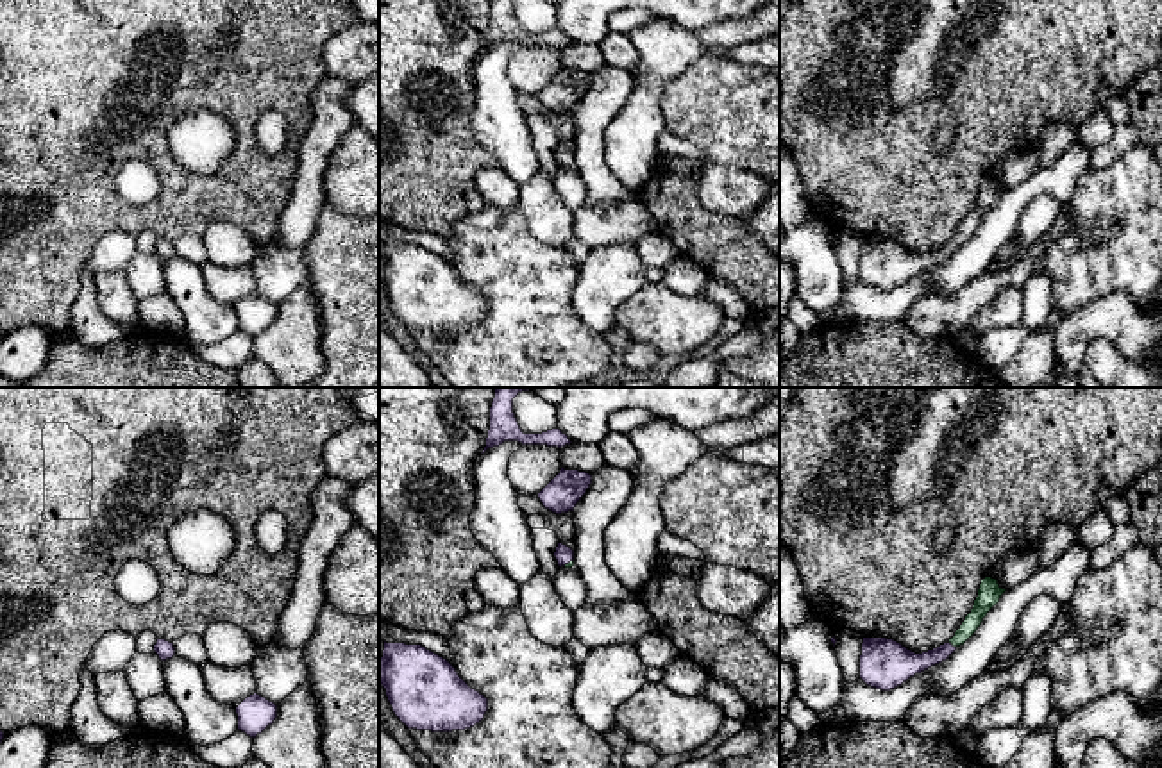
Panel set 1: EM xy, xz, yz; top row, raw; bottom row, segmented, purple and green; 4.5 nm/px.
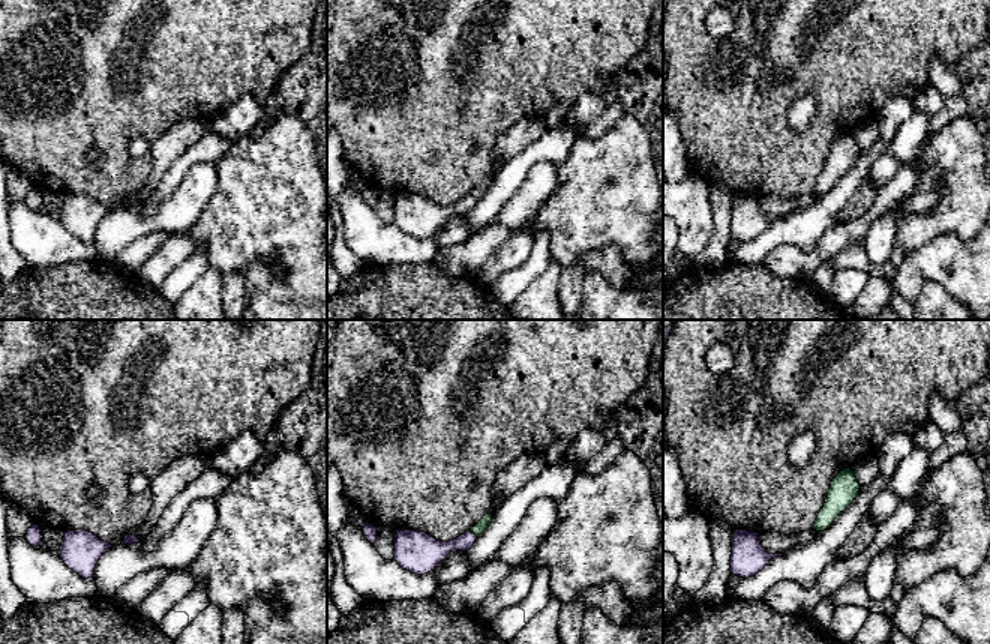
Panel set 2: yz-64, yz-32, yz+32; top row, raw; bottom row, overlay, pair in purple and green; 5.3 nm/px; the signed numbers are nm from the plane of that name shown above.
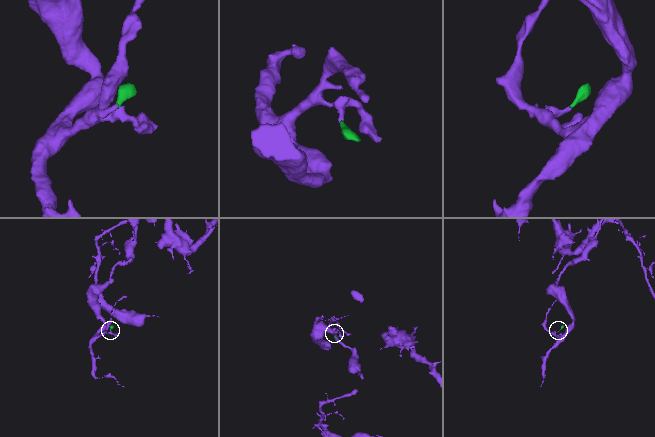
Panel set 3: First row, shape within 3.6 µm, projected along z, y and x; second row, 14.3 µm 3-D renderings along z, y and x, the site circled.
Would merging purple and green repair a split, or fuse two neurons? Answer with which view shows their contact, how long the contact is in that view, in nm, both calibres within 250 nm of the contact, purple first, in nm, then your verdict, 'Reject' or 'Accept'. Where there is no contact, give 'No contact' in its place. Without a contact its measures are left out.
Touches purple in yz. Shared border 40 nm. Thickness 150 nm (purple) against 90 nm. Accept

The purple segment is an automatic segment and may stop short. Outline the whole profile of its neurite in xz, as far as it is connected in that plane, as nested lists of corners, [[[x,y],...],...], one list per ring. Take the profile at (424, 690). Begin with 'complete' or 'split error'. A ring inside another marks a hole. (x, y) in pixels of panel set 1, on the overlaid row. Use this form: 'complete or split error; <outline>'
complete; [[[384,641],[379,684],[408,729],[465,730],[488,711],[488,698],[472,689],[447,659],[422,645]]]

